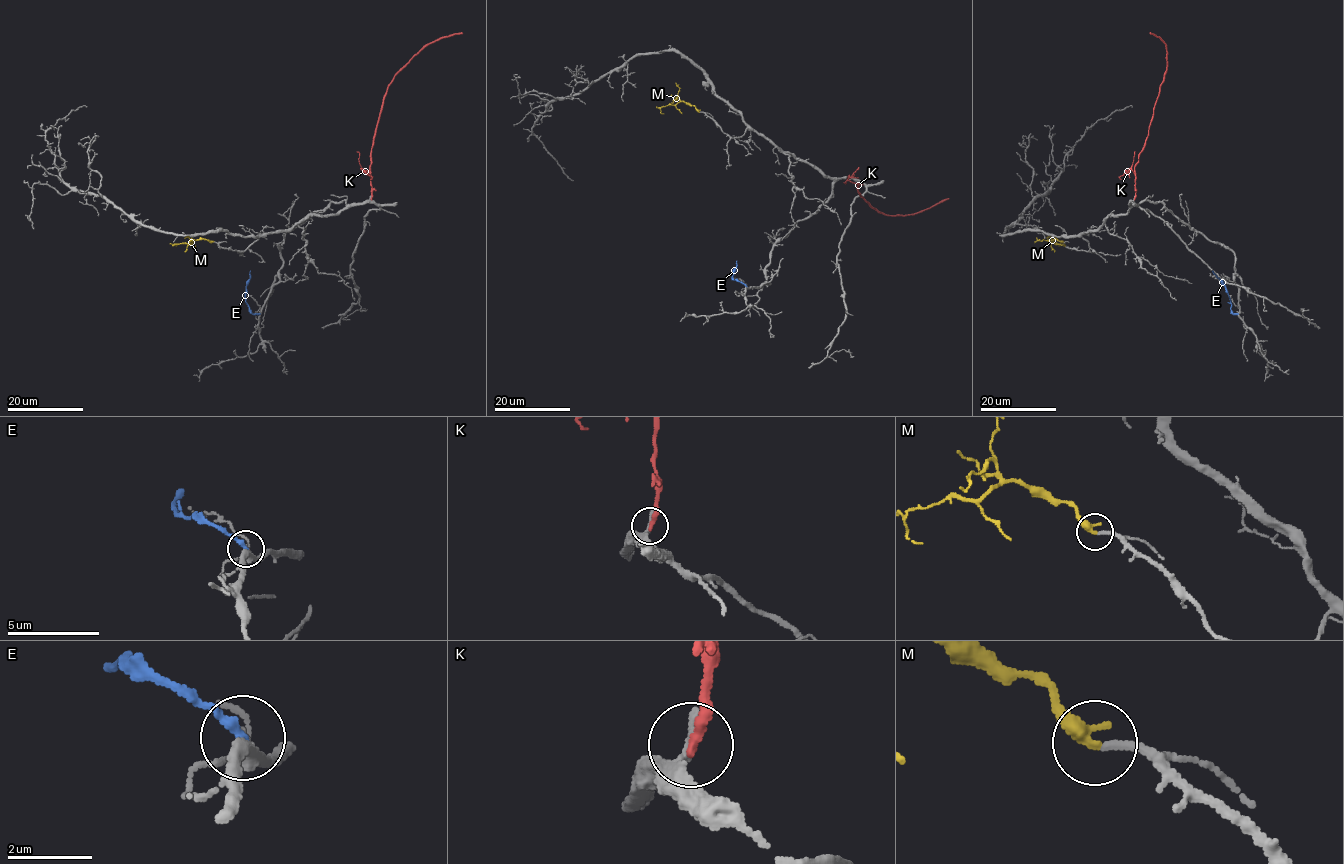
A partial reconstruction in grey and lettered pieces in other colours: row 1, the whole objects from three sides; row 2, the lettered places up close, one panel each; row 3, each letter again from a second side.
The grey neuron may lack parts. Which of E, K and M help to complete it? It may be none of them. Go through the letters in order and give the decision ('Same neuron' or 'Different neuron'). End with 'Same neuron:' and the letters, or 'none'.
E: Different neuron
K: Different neuron
M: Same neuron
Same neuron: M

